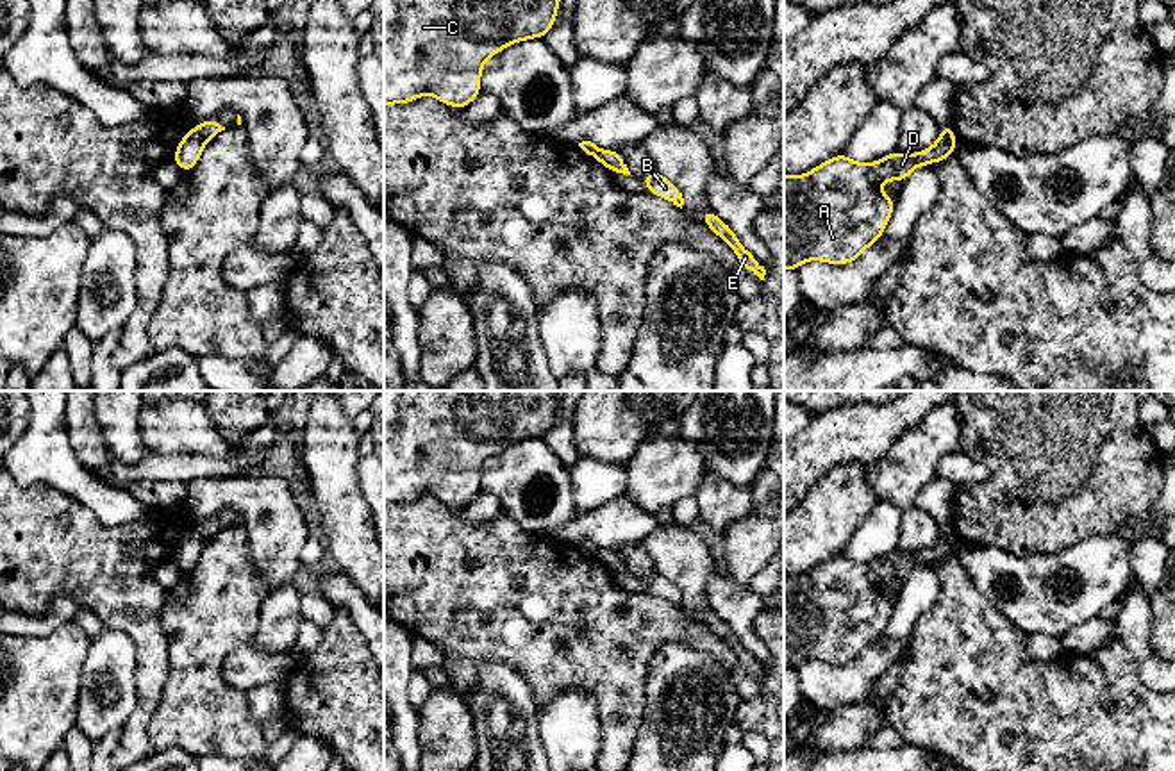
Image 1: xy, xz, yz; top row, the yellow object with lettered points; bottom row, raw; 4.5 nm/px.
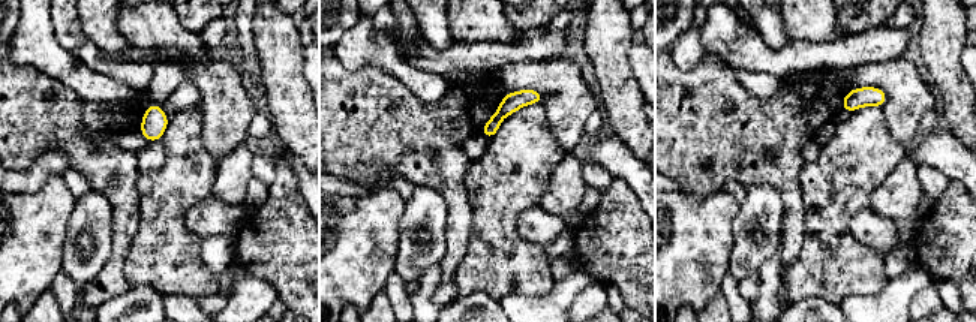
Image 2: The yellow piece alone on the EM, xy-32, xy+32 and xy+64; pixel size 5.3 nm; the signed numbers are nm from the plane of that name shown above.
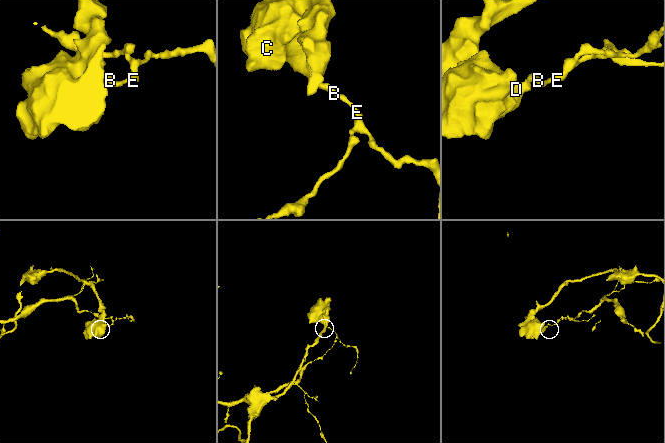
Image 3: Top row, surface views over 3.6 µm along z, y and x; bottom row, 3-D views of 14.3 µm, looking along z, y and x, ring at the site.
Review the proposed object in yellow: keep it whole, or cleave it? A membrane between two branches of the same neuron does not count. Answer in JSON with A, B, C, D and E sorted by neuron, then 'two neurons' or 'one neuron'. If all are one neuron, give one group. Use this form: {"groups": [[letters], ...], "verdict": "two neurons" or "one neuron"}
{"groups": [["A", "C", "D"], ["B", "E"]], "verdict": "two neurons"}

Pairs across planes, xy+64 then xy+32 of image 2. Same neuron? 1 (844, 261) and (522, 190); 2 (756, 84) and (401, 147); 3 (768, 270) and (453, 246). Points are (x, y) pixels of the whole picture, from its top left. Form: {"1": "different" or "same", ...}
{"1": "same", "2": "different", "3": "different"}

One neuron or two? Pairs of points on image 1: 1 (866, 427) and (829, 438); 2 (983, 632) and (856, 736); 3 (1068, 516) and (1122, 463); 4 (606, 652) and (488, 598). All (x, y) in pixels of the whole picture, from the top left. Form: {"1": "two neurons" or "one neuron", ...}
{"1": "one neuron", "2": "two neurons", "3": "one neuron", "4": "one neuron"}

